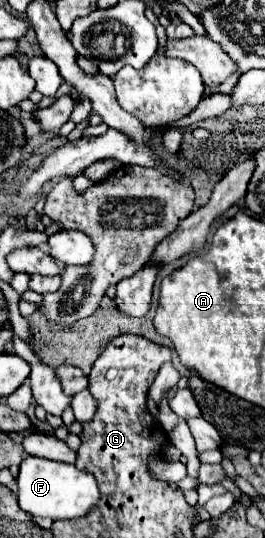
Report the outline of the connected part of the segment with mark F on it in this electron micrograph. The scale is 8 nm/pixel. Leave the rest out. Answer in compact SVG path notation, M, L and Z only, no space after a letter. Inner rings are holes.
M26 456L18 474L18 504L24 512L40 518L70 520L84 516L98 500L98 484L88 474L72 464L52 462L46 458Z

